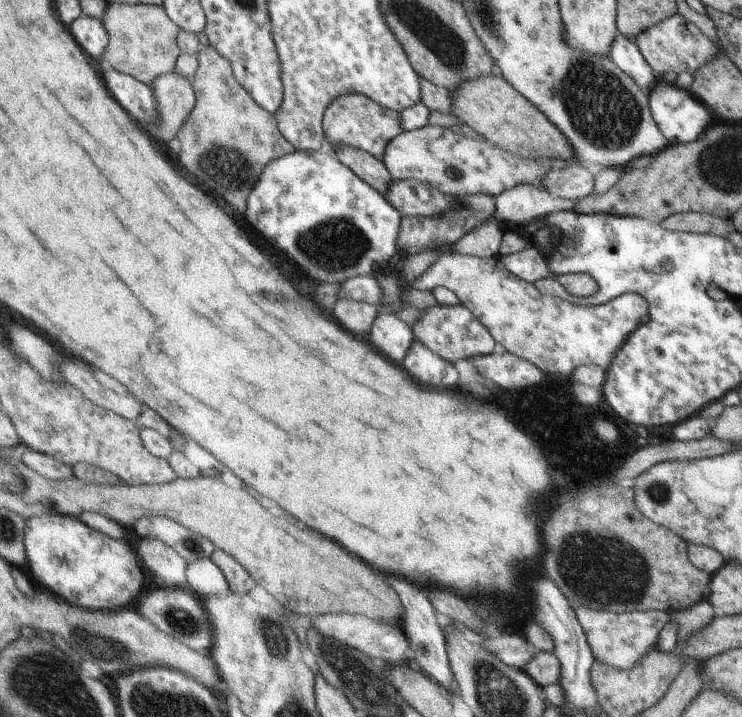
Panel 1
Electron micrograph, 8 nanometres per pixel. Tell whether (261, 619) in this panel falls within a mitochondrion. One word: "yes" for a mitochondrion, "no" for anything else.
yes

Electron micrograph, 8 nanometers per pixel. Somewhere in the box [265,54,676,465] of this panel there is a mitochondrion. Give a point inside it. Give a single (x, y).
(337, 244)

